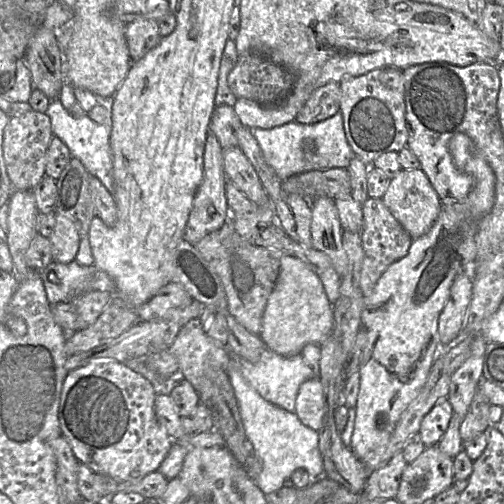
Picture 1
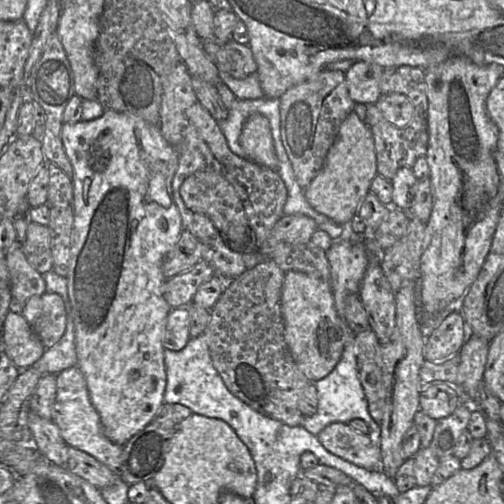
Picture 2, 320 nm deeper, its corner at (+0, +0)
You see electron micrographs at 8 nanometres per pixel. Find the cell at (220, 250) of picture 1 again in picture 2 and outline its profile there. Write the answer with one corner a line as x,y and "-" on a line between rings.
263,259
260,264
243,272
241,275
235,277
234,279
229,279
230,282
228,282
227,288
222,293
214,307
211,309
210,320
203,333
207,336
207,343
213,365
221,376
227,389
233,395
265,416
276,419
289,426
302,426
302,423
306,416
304,416
304,414
300,411
298,401
306,385
313,382
310,382
303,374
303,372
299,369
293,357
291,356
291,353
284,339
284,322
281,312
281,290
283,286
284,274
285,272
281,270
272,259

